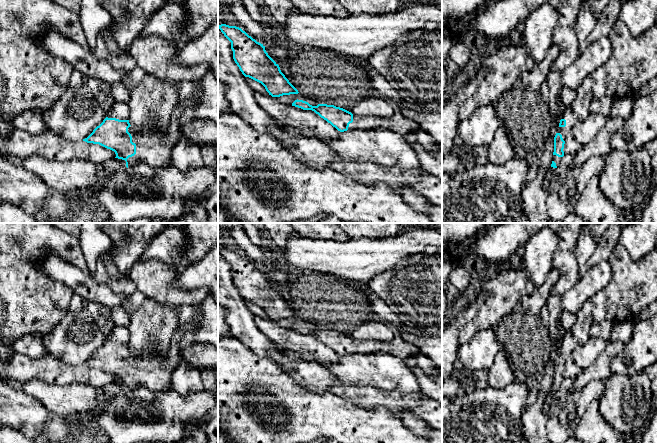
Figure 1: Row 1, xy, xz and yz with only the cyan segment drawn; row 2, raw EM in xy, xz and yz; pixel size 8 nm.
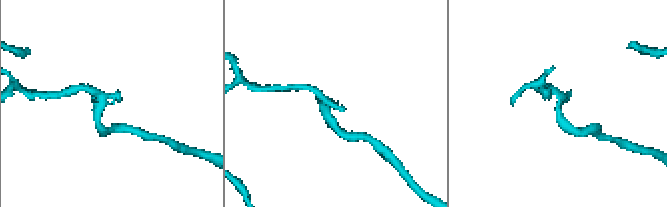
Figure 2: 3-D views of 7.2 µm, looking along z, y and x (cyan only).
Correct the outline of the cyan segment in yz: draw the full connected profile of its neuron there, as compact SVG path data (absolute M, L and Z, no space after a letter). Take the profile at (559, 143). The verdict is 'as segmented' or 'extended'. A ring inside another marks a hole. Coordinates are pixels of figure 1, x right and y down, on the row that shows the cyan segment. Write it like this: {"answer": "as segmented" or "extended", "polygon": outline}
{"answer": "extended", "polygon": "M570 107L566 108L554 137L554 152L551 167L560 168L561 160L564 156L565 140L577 121L578 117L573 110Z"}

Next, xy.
{"answer": "extended", "polygon": "M192 101L177 103L171 115L170 123L166 128L157 127L132 127L129 120L119 120L107 116L103 122L97 126L93 132L83 141L87 143L99 144L115 152L118 159L126 161L129 169L137 163L147 163L157 167L169 167L172 165L171 151L175 144L182 138L180 114L183 107L192 105Z"}

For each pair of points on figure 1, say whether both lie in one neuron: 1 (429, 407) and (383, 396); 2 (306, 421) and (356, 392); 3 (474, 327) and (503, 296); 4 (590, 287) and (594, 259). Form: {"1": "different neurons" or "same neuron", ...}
{"1": "same neuron", "2": "different neurons", "3": "same neuron", "4": "different neurons"}

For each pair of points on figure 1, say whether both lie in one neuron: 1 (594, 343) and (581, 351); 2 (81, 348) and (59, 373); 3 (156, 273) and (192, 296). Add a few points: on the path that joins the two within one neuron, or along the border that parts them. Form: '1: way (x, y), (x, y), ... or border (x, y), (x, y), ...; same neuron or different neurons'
1: way (591, 346), (584, 351); same neuron
2: border (47, 353), (57, 356), (67, 363), (82, 364); different neurons
3: way (164, 282), (178, 296), (183, 296); same neuron

